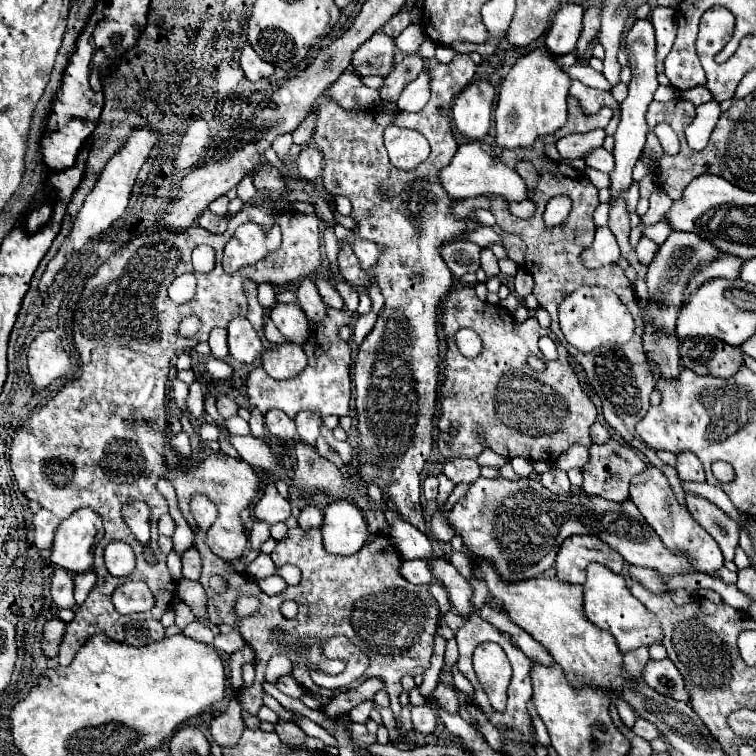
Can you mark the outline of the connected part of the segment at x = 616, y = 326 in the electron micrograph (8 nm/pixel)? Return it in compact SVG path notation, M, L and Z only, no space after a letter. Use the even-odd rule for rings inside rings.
M579 287L559 305L559 323L565 339L583 353L601 345L623 345L633 337L633 317L619 297L605 287Z

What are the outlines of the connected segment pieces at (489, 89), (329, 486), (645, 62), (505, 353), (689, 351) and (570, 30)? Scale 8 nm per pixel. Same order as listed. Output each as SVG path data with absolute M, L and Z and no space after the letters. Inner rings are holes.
M489 81L469 83L453 105L453 121L461 135L469 139L483 139L491 127L495 89Z
M297 441L295 459L297 459L297 467L295 467L293 483L299 489L305 489L305 491L323 489L335 499L347 499L359 507L369 505L367 493L361 489L355 489L347 479L343 479L341 471L329 459L321 457L313 445Z
M637 19L635 25L627 31L625 35L625 51L629 55L629 67L631 67L631 83L629 83L629 95L627 99L621 103L621 121L619 127L615 131L615 149L613 149L613 157L615 157L615 169L609 173L611 177L611 201L617 199L617 195L625 189L631 187L633 179L631 179L631 171L637 163L637 159L641 157L643 145L645 145L645 135L649 131L647 121L645 121L645 113L649 103L653 101L653 93L657 89L657 71L655 71L655 33L653 33L653 25L649 19Z
M459 285L455 289L449 291L449 295L443 299L443 315L441 315L441 327L445 331L445 341L447 341L447 355L445 355L445 381L439 389L439 403L441 403L441 413L437 419L437 447L439 453L447 459L453 457L471 457L475 459L485 447L495 451L497 455L505 457L505 459L513 459L513 457L523 457L527 461L545 461L545 463L555 463L557 457L561 453L565 453L569 449L569 445L573 443L581 443L581 445L591 445L591 437L589 437L589 427L597 421L597 409L593 405L593 401L583 393L579 379L567 359L567 349L563 345L557 345L559 349L559 359L555 361L545 361L547 369L545 373L535 373L527 367L527 357L529 355L539 355L541 351L537 347L537 339L541 335L549 335L553 337L551 329L543 329L539 327L537 319L529 317L527 321L519 323L515 321L515 317L505 311L501 305L489 305L485 301L479 301L475 297L473 287L469 285ZM461 327L469 327L473 329L481 339L483 339L483 347L485 353L481 353L477 359L465 359L457 345L453 335L461 329ZM449 391L455 391L455 399L449 397ZM481 425L487 433L485 441L479 441L475 437L475 427Z
M715 337L685 339L679 347L681 365L697 375L731 377L743 365L743 353Z
M569 3L569 7L561 7L545 37L547 49L555 55L565 55L573 51L581 33L581 21L583 21L581 5Z

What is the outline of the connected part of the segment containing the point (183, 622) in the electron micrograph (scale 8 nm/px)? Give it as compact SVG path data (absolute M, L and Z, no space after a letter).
M179 601L179 603L175 603L175 625L183 631L189 623L193 623L195 621L195 615L193 615L193 611L183 603L183 601Z

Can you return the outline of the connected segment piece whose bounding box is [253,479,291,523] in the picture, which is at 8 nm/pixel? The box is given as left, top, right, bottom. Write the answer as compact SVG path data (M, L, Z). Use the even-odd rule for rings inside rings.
M269 479L265 483L265 493L255 505L253 519L265 521L265 523L277 523L277 521L287 521L291 515L291 503L283 499L277 489L273 489L273 481Z

